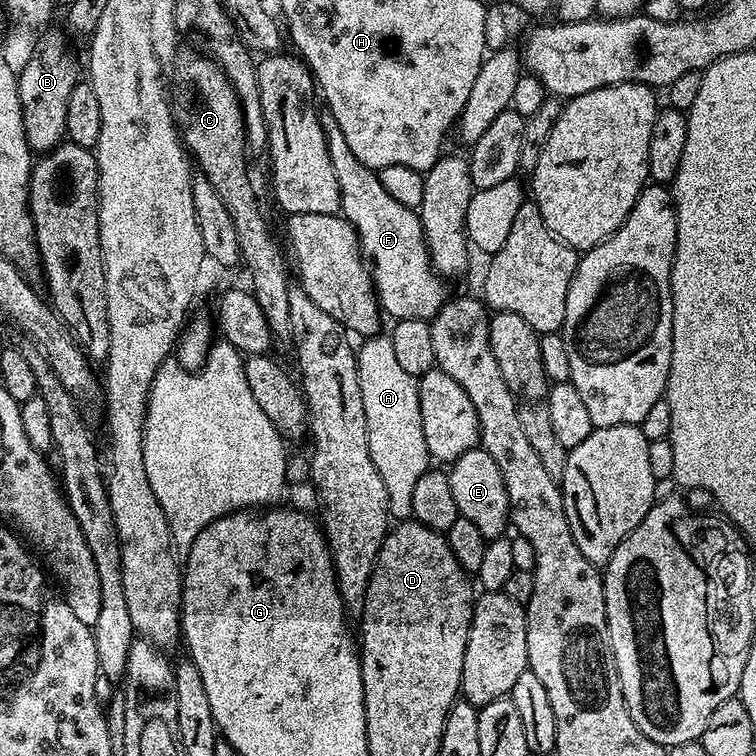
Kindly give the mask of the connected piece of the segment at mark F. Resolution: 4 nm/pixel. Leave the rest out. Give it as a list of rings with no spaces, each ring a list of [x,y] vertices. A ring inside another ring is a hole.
[[[320,112],[320,124],[324,127],[330,164],[334,166],[334,176],[338,178],[340,212],[356,231],[383,315],[393,316],[396,322],[432,321],[446,301],[445,281],[433,271],[419,211],[402,206],[402,202],[386,194],[377,169],[367,168],[354,158],[354,150],[346,146],[346,137],[342,135],[342,130],[338,130],[338,122],[331,112]]]

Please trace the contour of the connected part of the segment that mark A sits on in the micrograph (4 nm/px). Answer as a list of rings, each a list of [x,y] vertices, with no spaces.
[[[391,335],[369,336],[361,344],[364,345],[359,345],[356,365],[358,366],[358,386],[362,390],[362,406],[366,406],[370,458],[374,458],[374,466],[378,466],[378,474],[382,474],[382,482],[386,486],[389,517],[393,521],[403,522],[412,516],[414,485],[430,467],[426,434],[422,434],[422,406],[418,406],[418,380],[417,377],[406,374],[406,369],[398,363]]]

